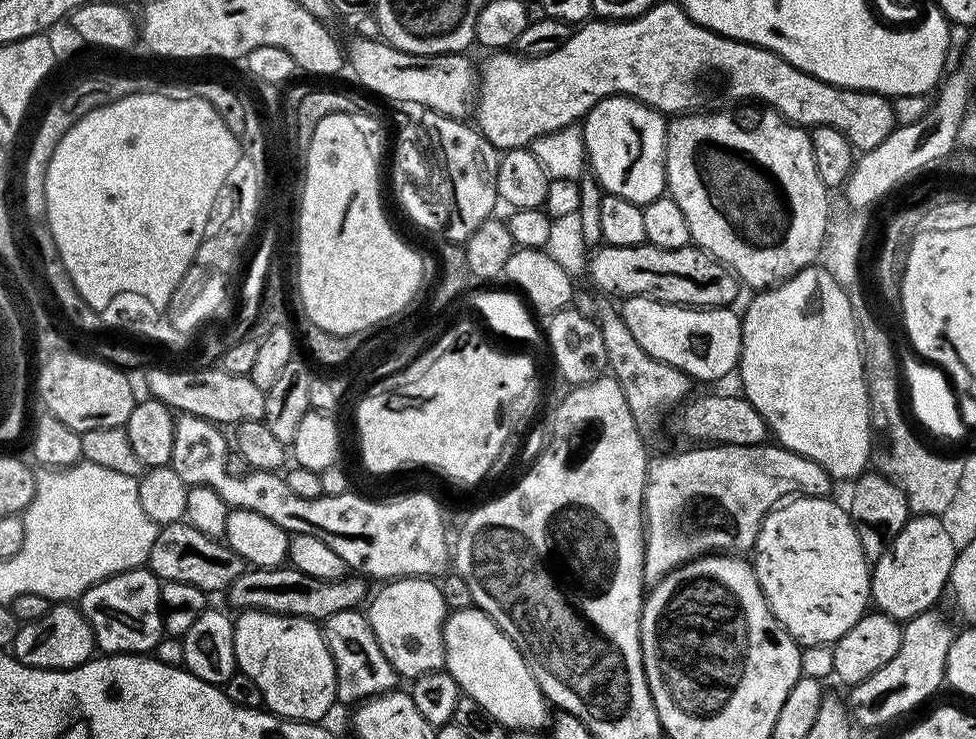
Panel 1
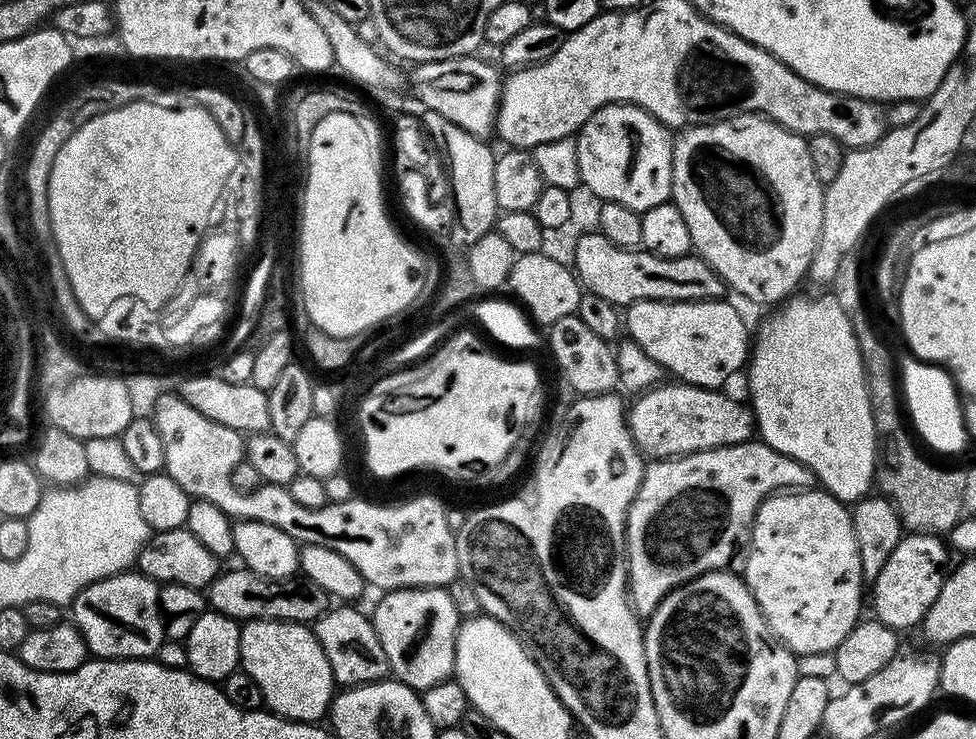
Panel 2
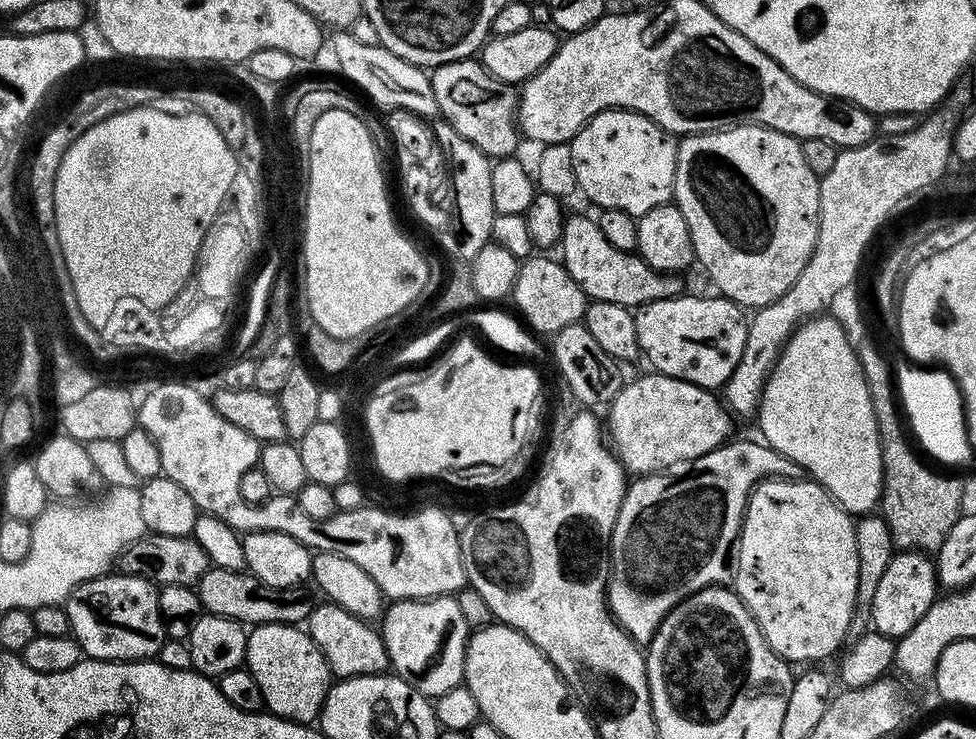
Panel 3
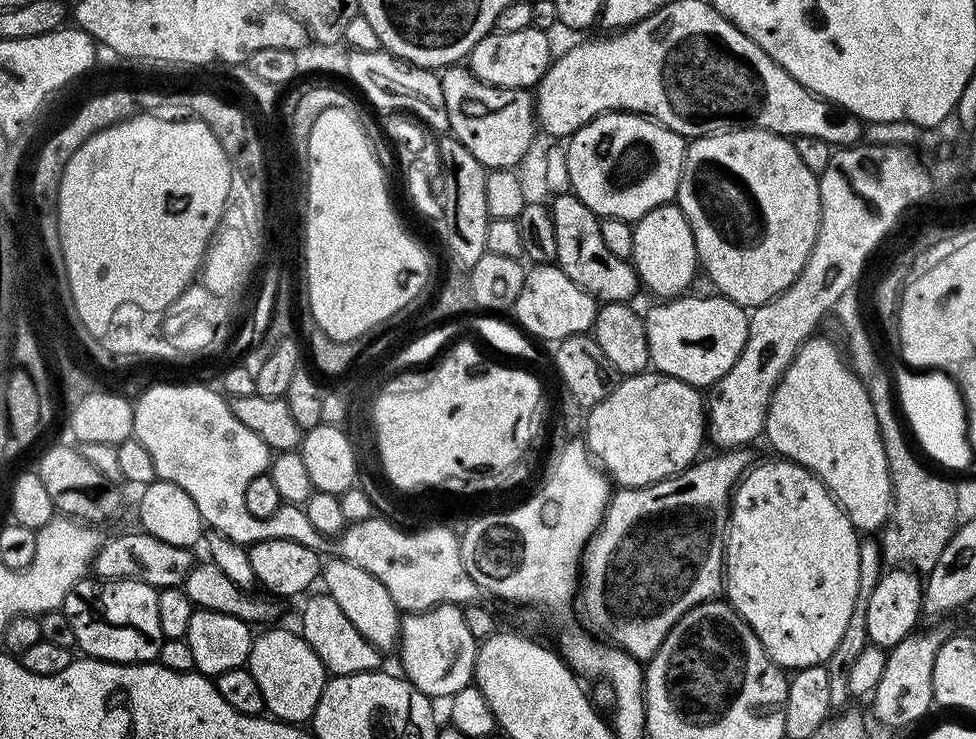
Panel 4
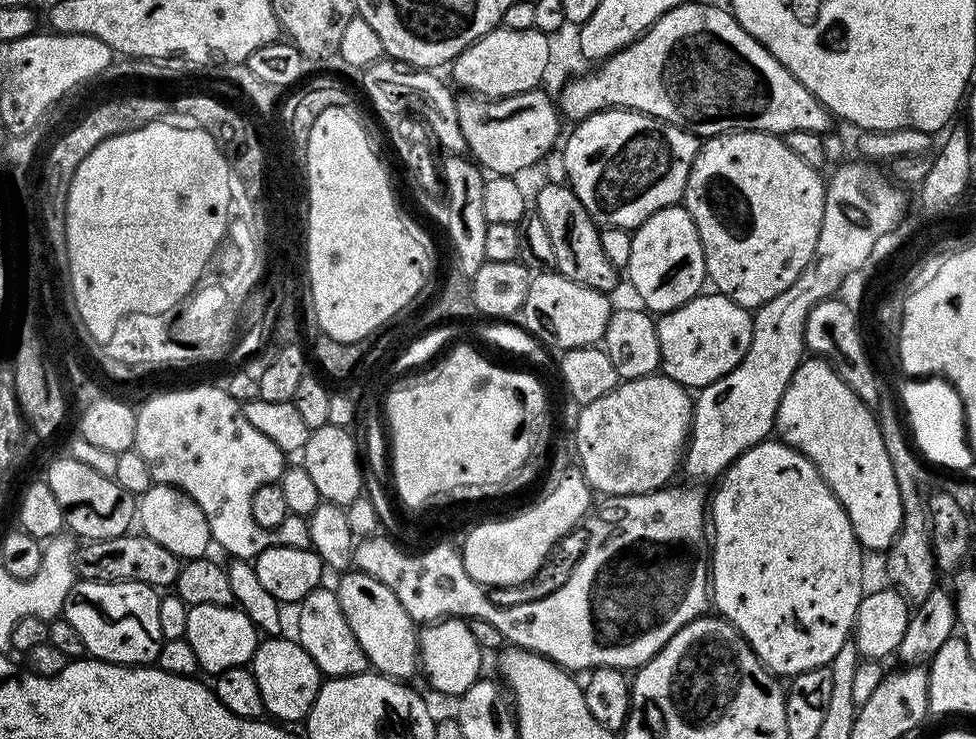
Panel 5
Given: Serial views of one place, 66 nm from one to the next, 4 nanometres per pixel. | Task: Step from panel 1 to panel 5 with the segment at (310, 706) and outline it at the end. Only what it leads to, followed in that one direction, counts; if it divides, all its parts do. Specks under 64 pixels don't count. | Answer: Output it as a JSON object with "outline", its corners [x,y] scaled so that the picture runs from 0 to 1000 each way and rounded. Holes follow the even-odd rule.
{"outline":[[[290,859],[267,865],[262,873],[262,884],[258,886],[256,903],[260,923],[264,923],[264,934],[268,934],[272,965],[283,977],[310,976],[318,955],[322,955],[330,916],[326,901],[322,901],[322,890],[309,880],[306,869],[299,863],[291,865]]]}

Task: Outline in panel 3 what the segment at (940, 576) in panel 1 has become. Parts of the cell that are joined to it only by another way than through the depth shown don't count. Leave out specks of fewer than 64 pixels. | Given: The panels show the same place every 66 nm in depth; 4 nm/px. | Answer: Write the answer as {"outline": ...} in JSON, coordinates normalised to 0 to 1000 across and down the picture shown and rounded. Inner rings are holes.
{"outline":[[[919,746],[900,786],[900,798],[895,804],[893,850],[905,861],[927,861],[936,842],[941,842],[941,836],[945,836],[960,811],[961,789],[956,754],[946,747]]]}

